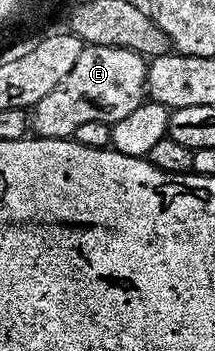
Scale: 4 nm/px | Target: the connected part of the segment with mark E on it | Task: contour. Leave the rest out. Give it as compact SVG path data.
M84 45L79 58L75 58L75 66L71 66L71 74L67 74L51 94L43 94L43 98L33 105L32 131L43 140L63 140L72 137L73 132L87 122L103 122L111 126L119 122L119 118L127 118L131 110L147 99L146 71L146 57L131 49Z

